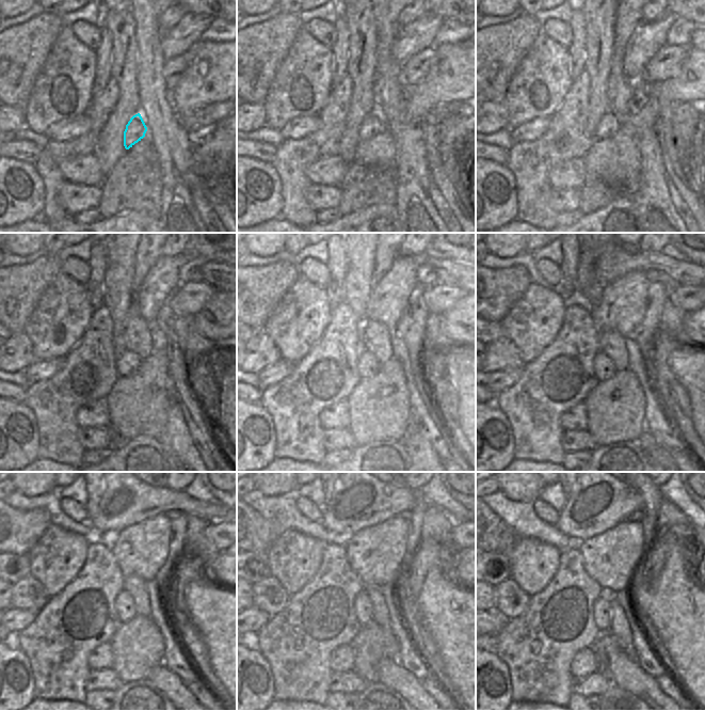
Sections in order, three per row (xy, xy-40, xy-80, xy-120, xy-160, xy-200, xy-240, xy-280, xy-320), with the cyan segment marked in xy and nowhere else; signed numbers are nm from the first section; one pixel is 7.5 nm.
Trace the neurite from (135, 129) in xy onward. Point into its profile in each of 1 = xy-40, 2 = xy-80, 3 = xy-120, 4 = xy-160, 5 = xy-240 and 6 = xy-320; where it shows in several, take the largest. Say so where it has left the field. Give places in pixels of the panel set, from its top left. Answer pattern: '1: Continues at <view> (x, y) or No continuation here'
1: Continues at xy-40 (372, 125)
2: Continues at xy-80 (609, 125)
3: Continues at xy-120 (127, 362)
4: Continues at xy-160 (367, 364)
5: Continues at xy-240 (124, 603)
6: Continues at xy-320 (602, 606).

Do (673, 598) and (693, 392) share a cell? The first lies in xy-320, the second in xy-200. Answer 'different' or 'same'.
same

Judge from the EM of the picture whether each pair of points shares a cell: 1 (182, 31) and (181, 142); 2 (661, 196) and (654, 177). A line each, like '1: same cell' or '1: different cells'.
1: different cells
2: same cell

